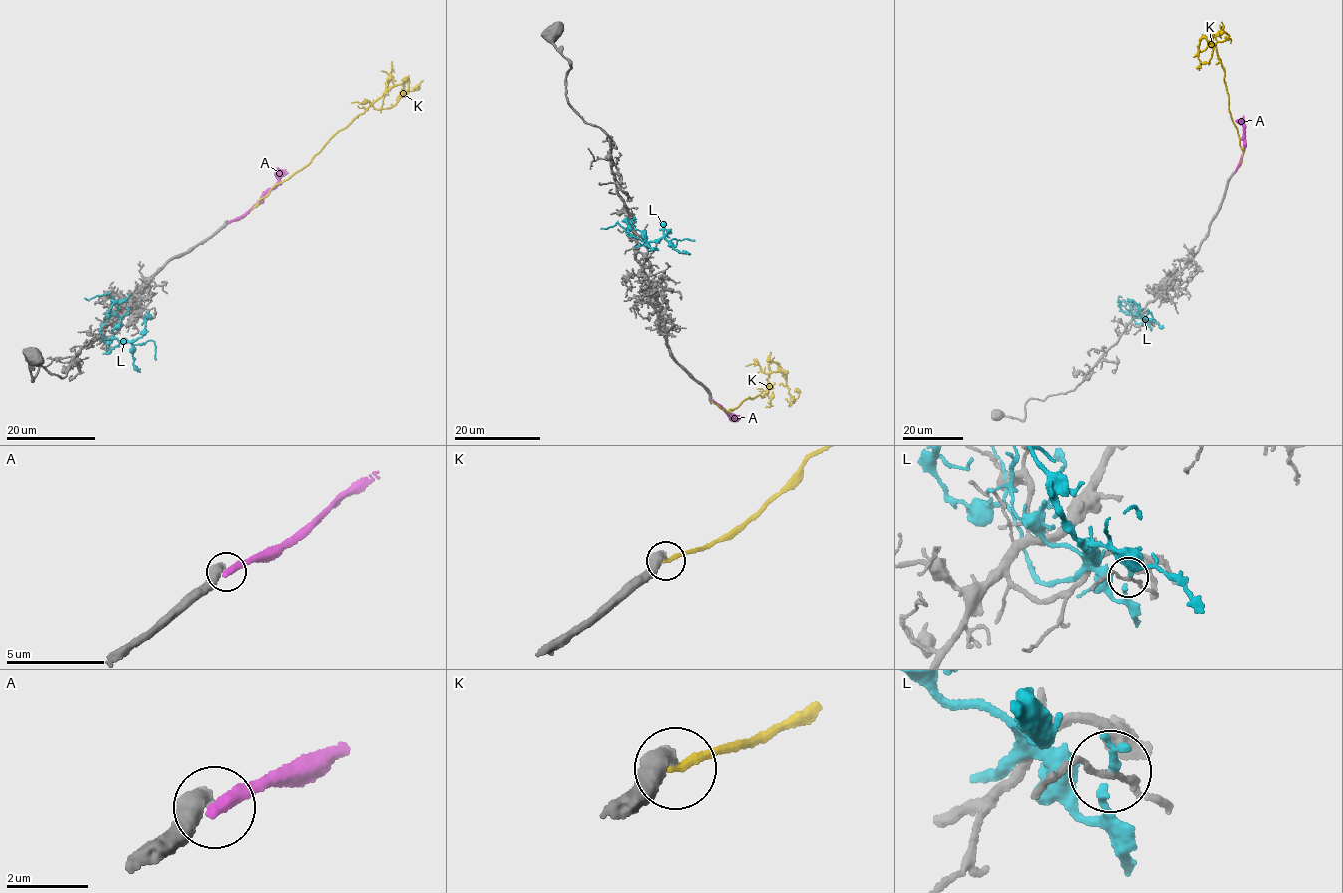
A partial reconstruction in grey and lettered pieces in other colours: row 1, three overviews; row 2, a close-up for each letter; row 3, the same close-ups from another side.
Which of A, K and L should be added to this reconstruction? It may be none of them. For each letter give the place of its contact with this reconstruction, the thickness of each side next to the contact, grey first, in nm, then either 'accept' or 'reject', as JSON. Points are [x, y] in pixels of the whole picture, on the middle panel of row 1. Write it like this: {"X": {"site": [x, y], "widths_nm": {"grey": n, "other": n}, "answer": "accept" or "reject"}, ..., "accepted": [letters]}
{"A": {"site": [713, 401], "widths_nm": {"grey": 440, "other": 360}, "answer": "reject"}, "K": {"site": [713, 401], "widths_nm": {"grey": 460, "other": 200}, "answer": "reject"}, "L": {"site": [655, 249], "widths_nm": {"grey": 120, "other": 240}, "answer": "reject"}, "accepted": []}

